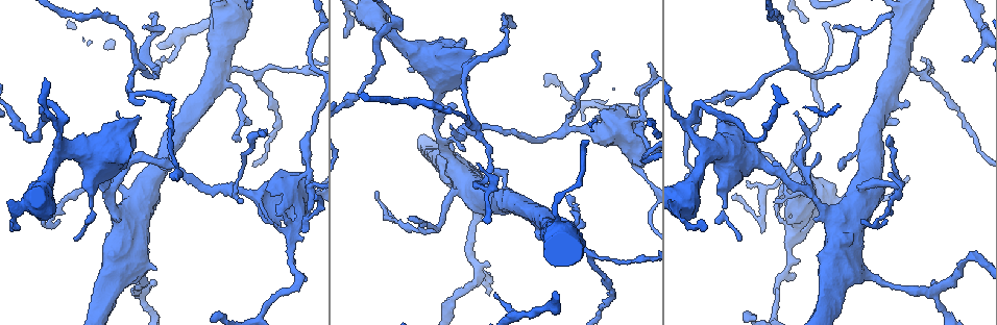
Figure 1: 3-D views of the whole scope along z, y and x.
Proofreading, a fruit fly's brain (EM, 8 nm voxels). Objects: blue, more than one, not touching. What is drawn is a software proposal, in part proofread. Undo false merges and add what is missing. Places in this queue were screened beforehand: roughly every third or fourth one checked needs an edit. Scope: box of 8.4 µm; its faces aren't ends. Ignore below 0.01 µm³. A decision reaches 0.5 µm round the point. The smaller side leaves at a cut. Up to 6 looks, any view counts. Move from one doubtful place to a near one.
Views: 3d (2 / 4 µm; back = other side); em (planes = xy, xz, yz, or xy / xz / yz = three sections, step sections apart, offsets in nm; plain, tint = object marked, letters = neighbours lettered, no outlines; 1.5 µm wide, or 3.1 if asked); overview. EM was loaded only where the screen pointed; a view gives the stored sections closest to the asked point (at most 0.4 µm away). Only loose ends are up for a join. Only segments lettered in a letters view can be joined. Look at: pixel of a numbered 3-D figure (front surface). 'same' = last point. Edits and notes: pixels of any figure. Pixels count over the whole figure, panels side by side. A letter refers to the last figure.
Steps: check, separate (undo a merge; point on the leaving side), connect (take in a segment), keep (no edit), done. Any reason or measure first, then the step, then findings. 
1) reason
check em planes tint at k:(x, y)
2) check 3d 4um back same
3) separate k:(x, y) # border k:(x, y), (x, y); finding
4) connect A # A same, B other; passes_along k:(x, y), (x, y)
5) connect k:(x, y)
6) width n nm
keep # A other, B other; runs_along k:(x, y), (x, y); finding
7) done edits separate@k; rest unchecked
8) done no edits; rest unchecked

sudden change in width
check em xy step 4 tint at 1:(90, 199)

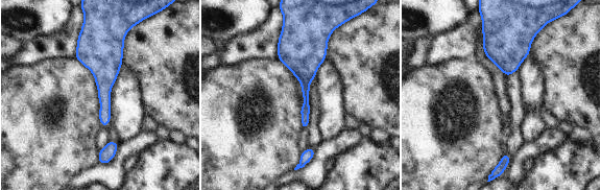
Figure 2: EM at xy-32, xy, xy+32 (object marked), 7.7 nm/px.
another direction
check em planes letters same

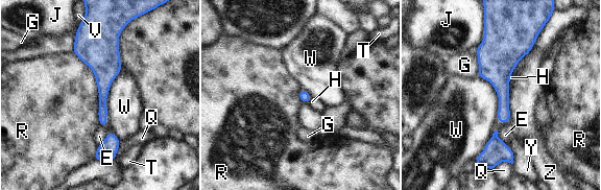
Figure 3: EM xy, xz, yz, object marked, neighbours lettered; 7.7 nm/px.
keep # E other, G other, H other, J other, Q other, R other, T other, V other, W other, Y other, Z other; border 3:(72, 52), (93, 72), (101, 123); one neuron here

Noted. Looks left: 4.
free end
check 3d 4um at 1:(772, 163)

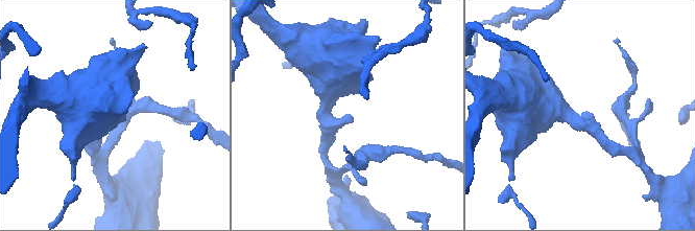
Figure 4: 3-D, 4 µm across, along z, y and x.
arm_widths 200, 600 nm; need the tissue
check em xy step 4 tint at 4:(347, 114)

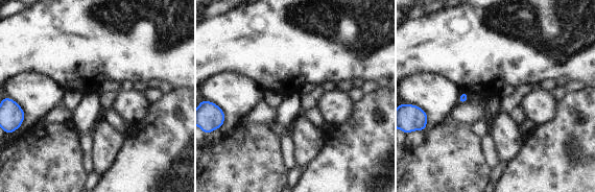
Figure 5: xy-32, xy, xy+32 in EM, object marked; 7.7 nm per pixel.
cut it another way
check em planes letters same

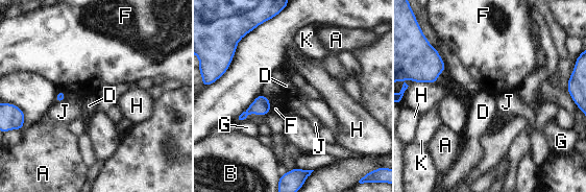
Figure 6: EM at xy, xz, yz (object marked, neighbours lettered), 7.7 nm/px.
keep # A other, B other, D other, F other, G other, H other, J other, K other; border 6:(66, 93), (64, 101); none of them fits

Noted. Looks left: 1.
an open end
check em yz step 4 letters at 1:(889, 12)

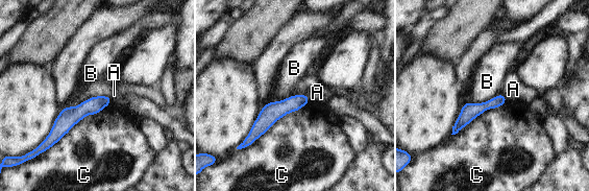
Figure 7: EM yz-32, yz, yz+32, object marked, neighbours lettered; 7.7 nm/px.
width 90 nm
keep # A other, B other, C other; runs_along 7:(108, 100), (73, 115), (49, 138); no lettered segment goes on from it

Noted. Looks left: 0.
done no edits; rest unchecked

